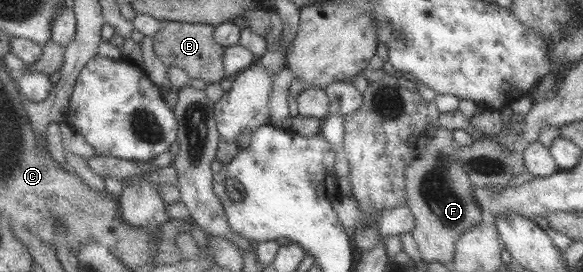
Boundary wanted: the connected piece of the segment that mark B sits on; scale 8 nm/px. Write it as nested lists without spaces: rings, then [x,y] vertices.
[[[160,20],[158,31],[153,35],[153,52],[164,65],[179,67],[189,78],[204,80],[207,85],[219,82],[226,77],[222,63],[224,47],[213,40],[213,29],[213,25],[200,22]]]

